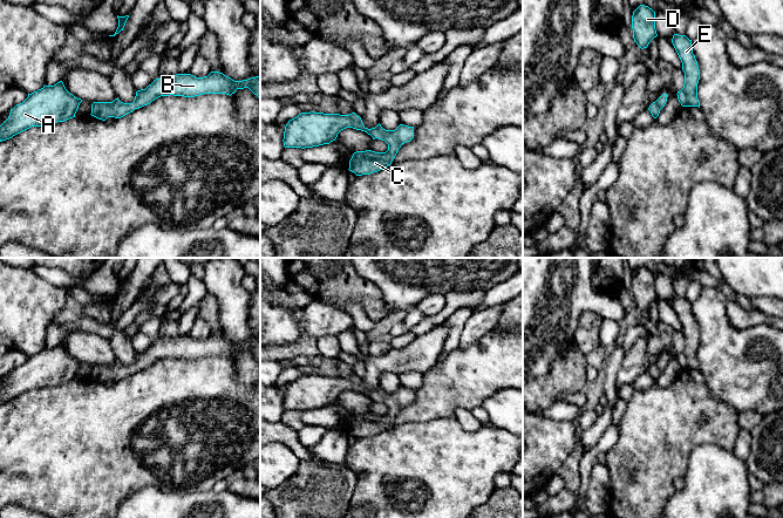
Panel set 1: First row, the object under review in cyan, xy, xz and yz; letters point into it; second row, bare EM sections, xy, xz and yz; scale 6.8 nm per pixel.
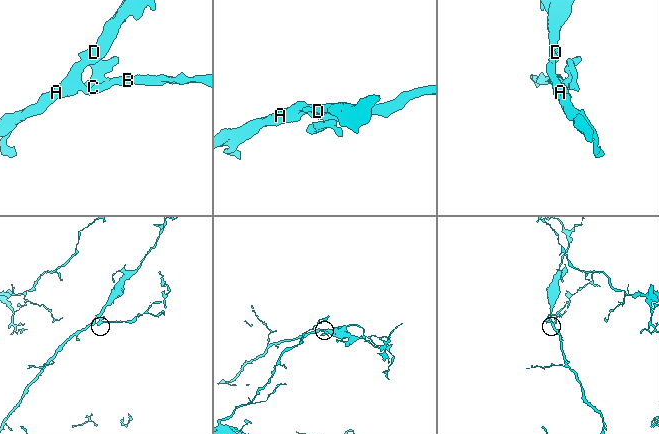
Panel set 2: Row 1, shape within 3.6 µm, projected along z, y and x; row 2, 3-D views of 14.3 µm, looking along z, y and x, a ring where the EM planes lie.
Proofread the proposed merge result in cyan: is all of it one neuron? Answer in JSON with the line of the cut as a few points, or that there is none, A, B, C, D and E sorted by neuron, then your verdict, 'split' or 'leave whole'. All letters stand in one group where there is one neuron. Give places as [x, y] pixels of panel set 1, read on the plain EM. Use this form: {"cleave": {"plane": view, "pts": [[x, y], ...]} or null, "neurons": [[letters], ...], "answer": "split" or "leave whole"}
{"cleave": null, "neurons": [["A", "B", "C", "D", "E"]], "answer": "leave whole"}

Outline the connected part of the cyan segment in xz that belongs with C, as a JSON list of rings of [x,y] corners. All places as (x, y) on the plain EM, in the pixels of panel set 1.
[[[311,374],[301,375],[288,383],[284,394],[284,409],[305,411],[329,407],[346,390],[365,394],[373,402],[379,401],[388,407],[386,415],[372,413],[354,415],[348,432],[356,438],[370,437],[387,430],[401,408],[414,401],[414,389],[400,387],[395,393],[386,393],[379,386],[375,390],[368,391],[355,375],[340,377]]]

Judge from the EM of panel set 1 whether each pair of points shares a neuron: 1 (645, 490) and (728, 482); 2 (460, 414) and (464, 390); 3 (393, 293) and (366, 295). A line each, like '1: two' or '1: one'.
1: two
2: two
3: two

